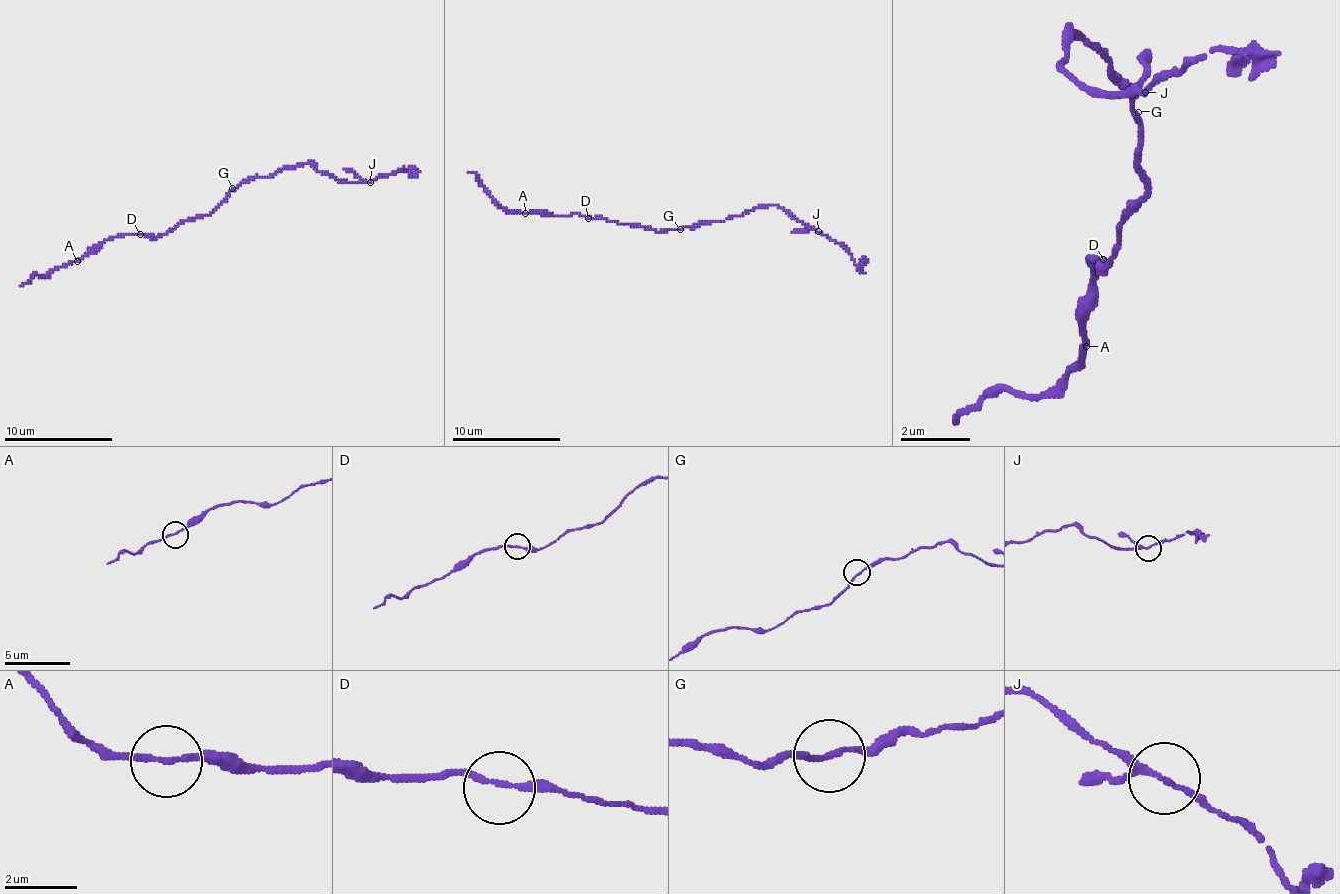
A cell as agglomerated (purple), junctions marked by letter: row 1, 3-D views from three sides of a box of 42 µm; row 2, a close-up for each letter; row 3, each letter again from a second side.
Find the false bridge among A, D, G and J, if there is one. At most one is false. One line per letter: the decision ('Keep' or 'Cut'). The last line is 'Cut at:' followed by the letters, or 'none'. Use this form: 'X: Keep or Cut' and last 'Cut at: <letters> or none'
A: Keep
D: Keep
G: Keep
J: Keep
Cut at: none

